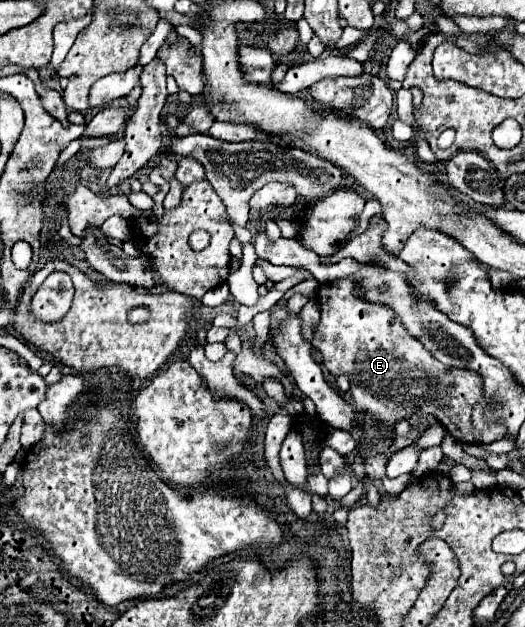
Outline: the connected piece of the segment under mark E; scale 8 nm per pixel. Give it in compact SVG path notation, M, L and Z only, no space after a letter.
M355 276L339 278L327 284L321 284L317 290L317 298L321 300L321 322L315 330L311 344L323 354L323 364L329 368L333 376L347 374L351 382L351 398L355 408L361 414L369 414L375 422L381 436L393 436L395 424L401 420L409 420L413 414L433 414L439 422L447 428L447 432L457 442L480 442L491 444L505 436L505 426L501 422L489 424L485 422L484 412L486 400L484 398L483 380L475 376L475 372L467 372L463 368L447 368L439 364L413 336L407 336L399 318L391 314L387 306L371 304L357 298L355 290Z

